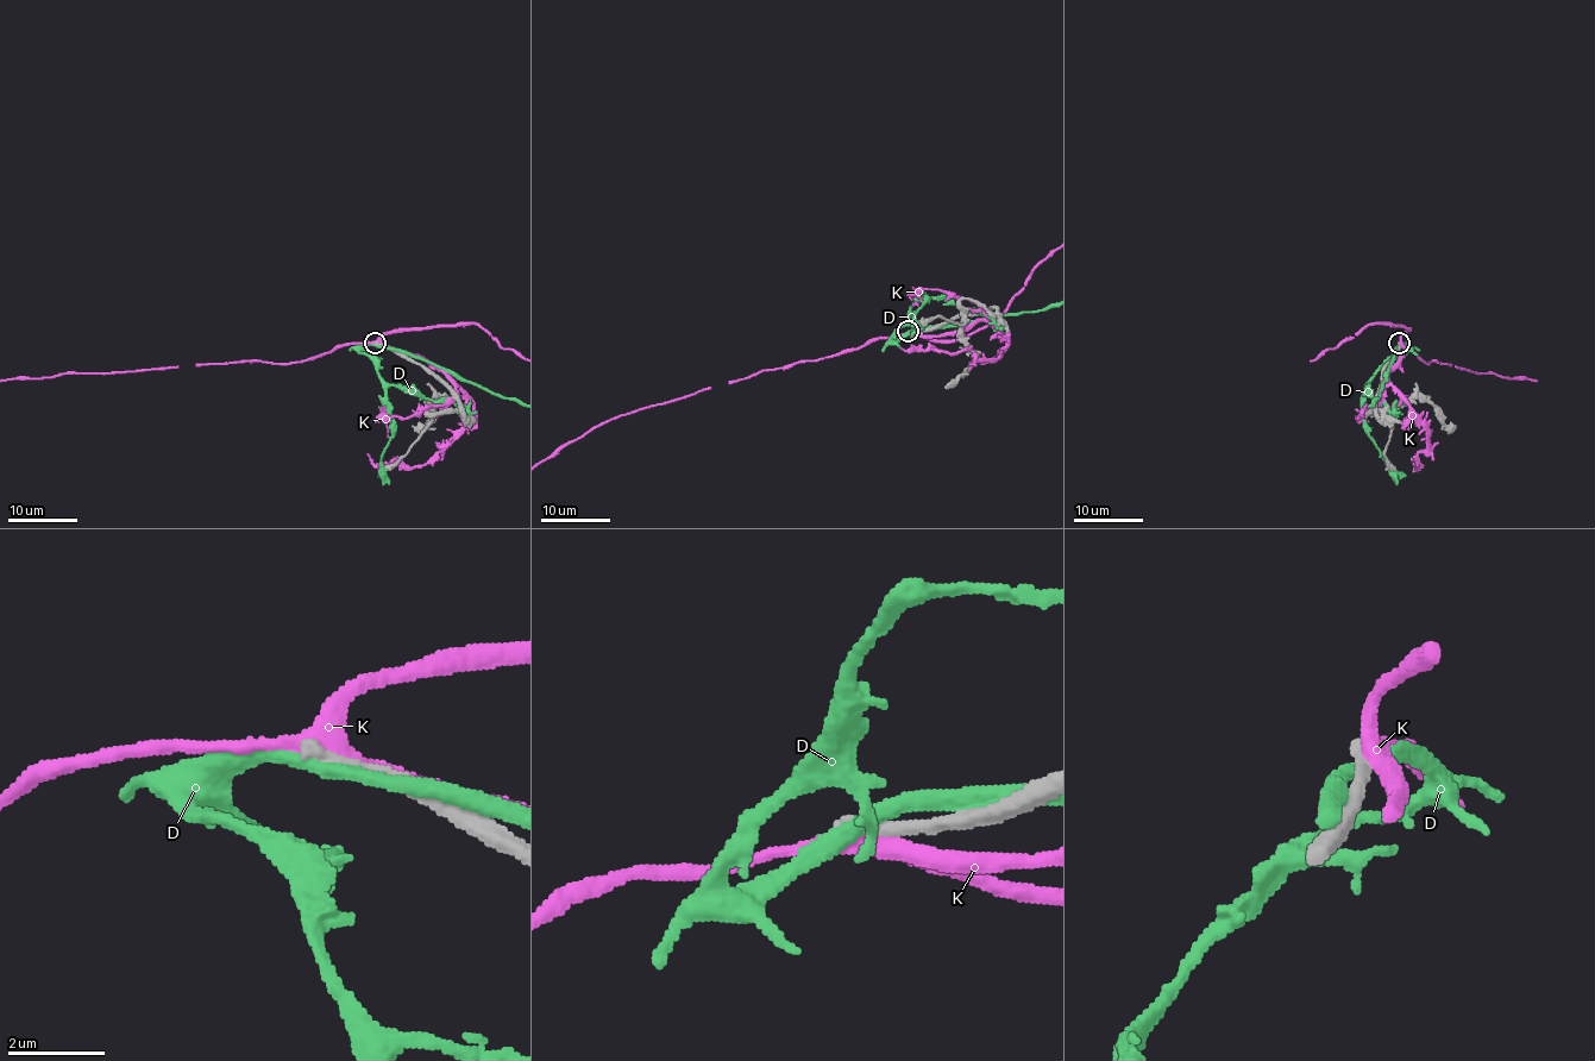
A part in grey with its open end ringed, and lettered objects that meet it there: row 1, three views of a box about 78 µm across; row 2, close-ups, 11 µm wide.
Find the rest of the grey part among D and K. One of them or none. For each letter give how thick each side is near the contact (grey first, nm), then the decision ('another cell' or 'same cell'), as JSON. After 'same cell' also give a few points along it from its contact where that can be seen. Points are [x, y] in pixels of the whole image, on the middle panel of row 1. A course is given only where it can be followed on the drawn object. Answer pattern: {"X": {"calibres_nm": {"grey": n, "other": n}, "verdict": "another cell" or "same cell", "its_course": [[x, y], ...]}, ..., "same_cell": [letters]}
{"D": {"calibres_nm": {"grey": 360, "other": 320}, "verdict": "another cell"}, "K": {"calibres_nm": {"grey": 360, "other": 380}, "verdict": "another cell"}, "same_cell": []}

